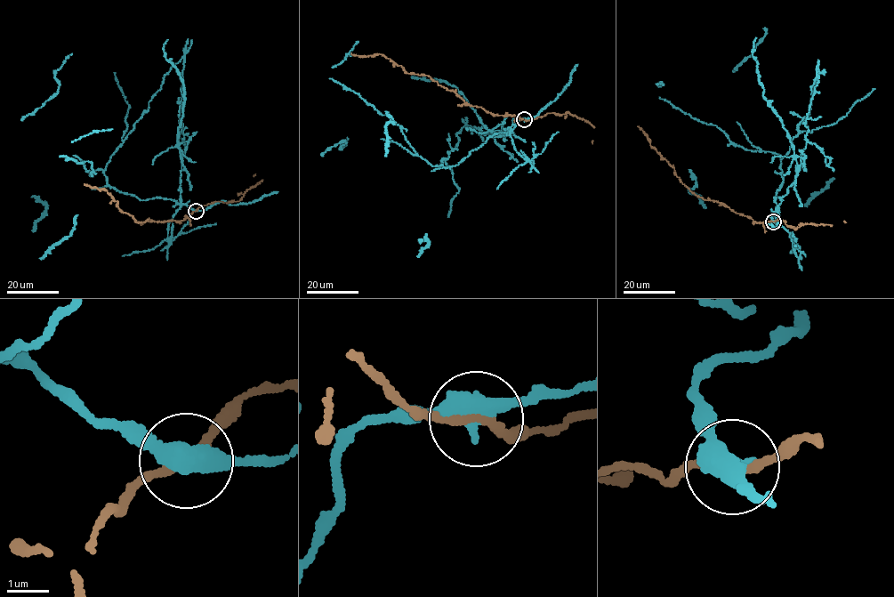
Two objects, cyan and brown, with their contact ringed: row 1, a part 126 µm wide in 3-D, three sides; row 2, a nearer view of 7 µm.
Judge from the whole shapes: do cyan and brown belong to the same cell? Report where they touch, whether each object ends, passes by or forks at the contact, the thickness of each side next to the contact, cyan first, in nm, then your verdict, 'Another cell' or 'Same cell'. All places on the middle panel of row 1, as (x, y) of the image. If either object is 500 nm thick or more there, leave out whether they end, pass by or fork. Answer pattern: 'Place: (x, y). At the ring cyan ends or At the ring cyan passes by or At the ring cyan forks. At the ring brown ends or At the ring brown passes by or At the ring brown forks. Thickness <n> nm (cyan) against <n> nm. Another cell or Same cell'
Place: (524, 119). At the ring cyan passes by. At the ring brown passes by. Thickness 480 nm (cyan) against 160 nm. Another cell

